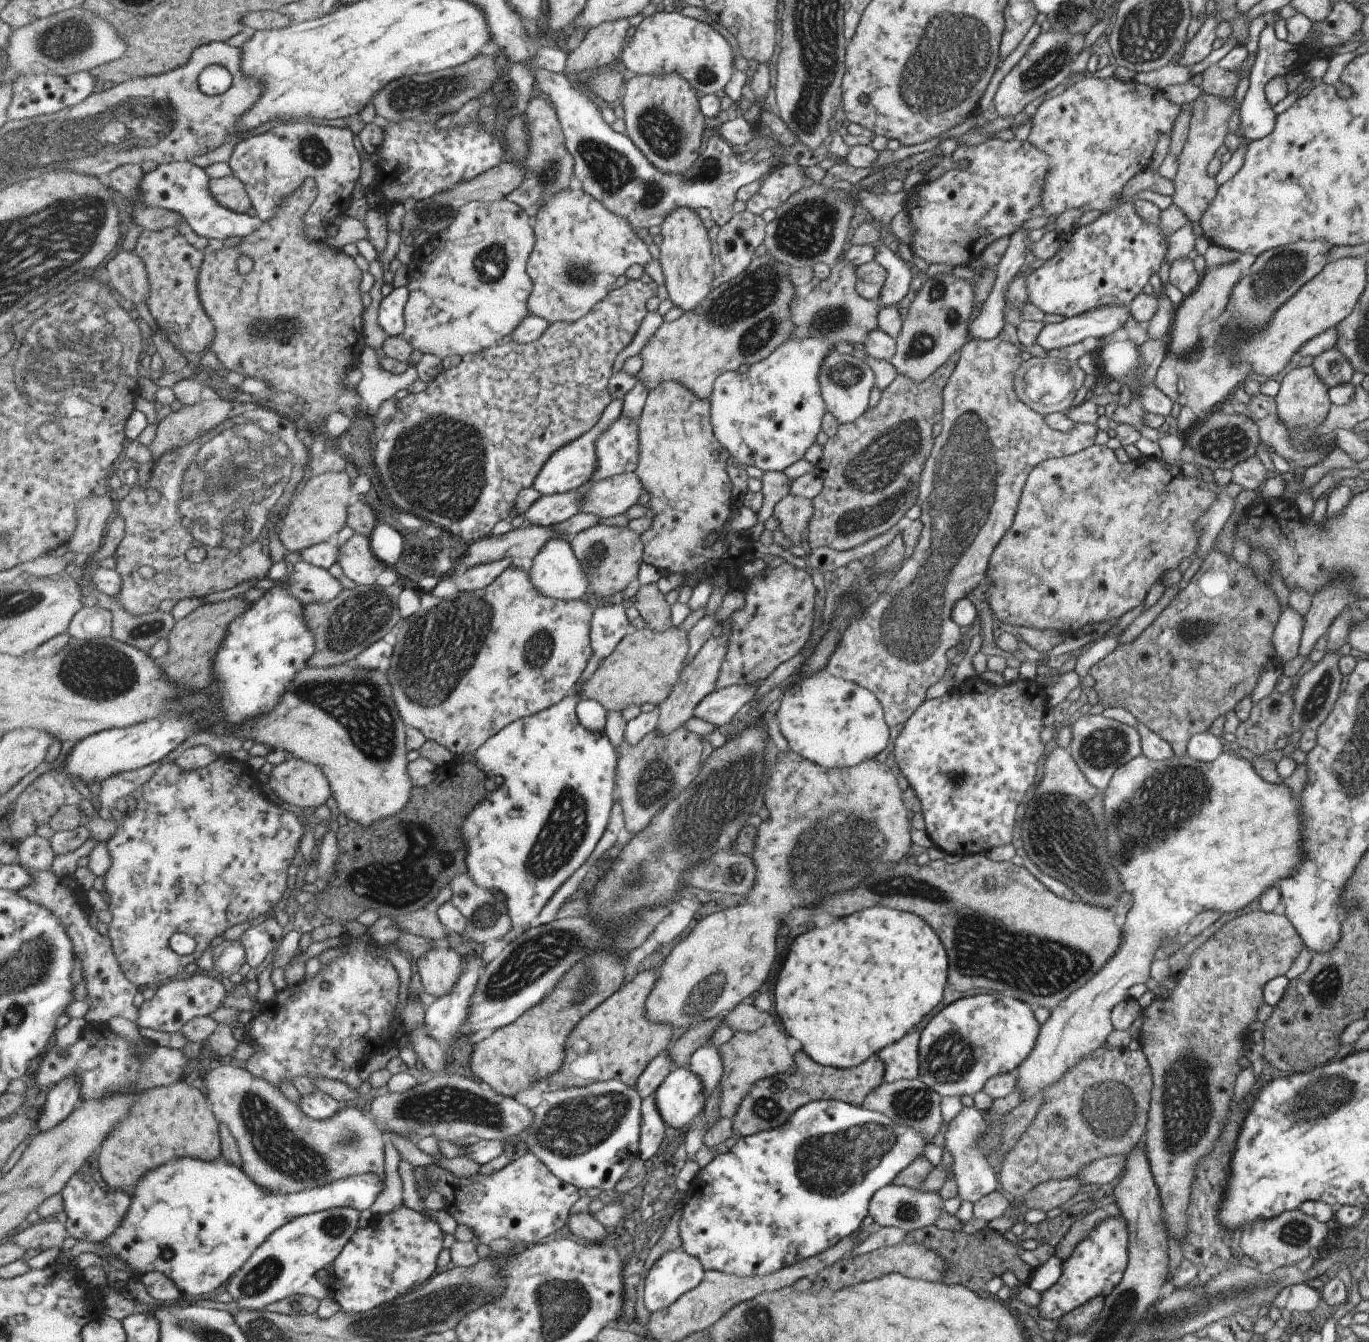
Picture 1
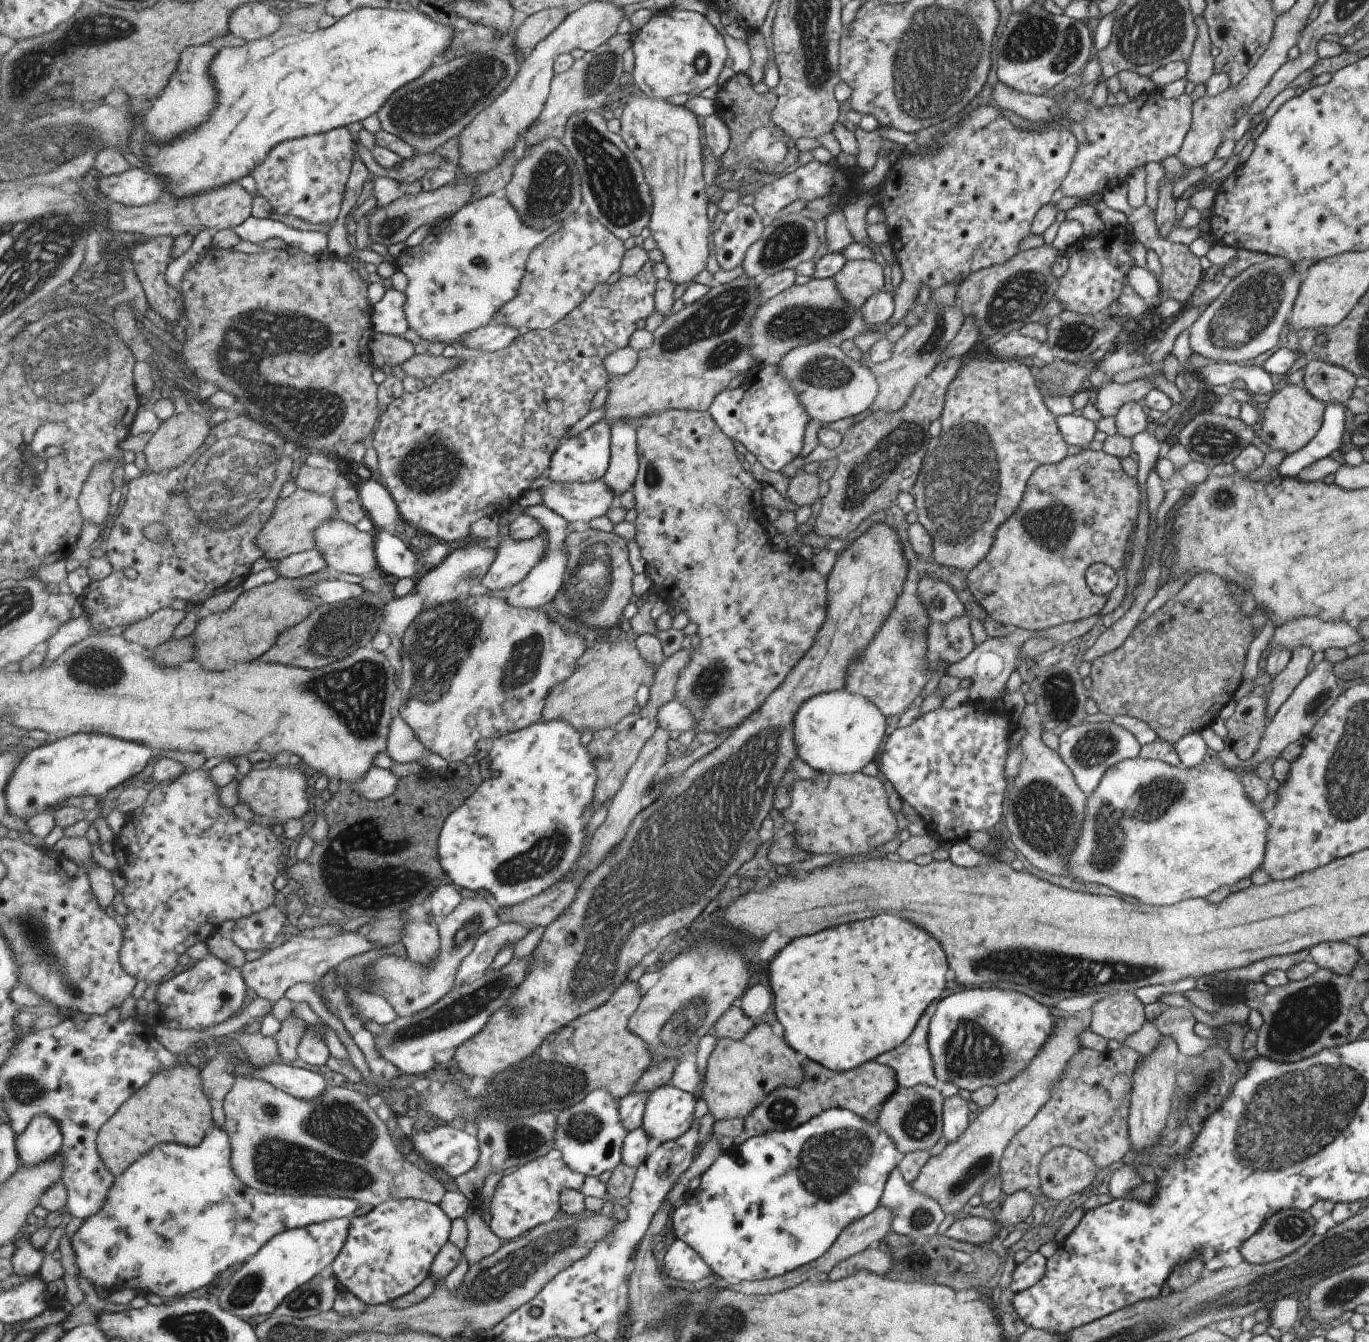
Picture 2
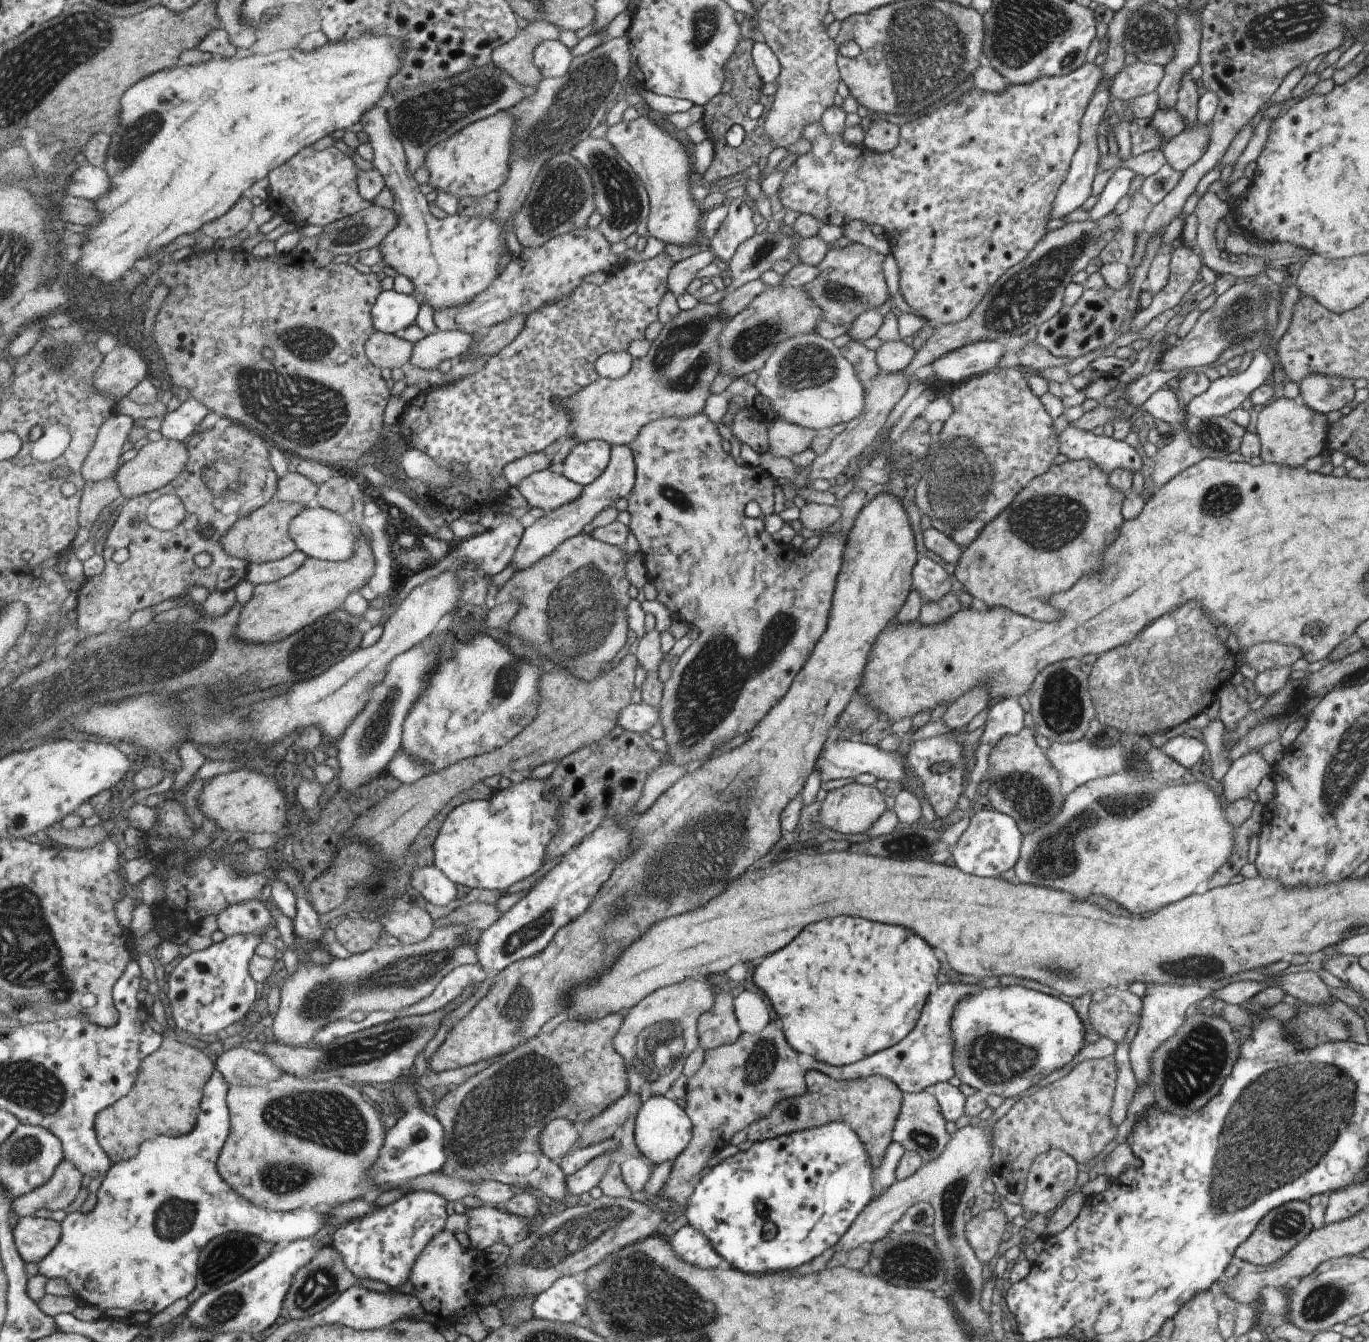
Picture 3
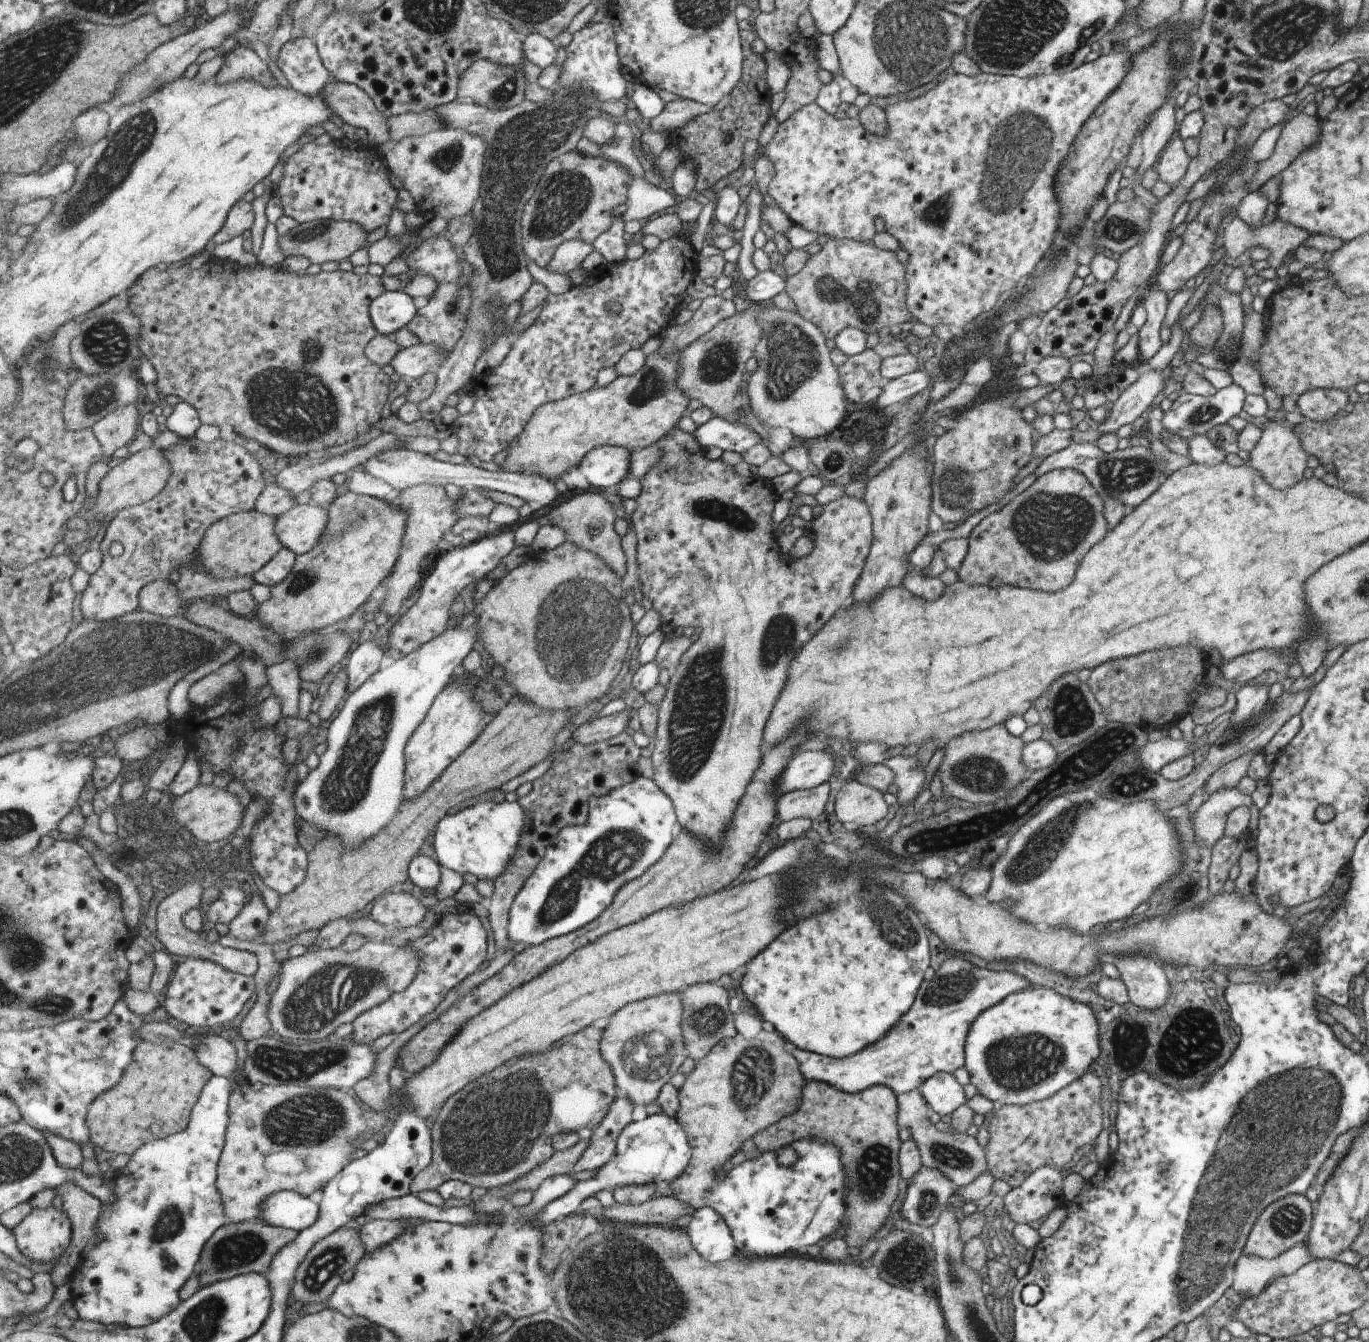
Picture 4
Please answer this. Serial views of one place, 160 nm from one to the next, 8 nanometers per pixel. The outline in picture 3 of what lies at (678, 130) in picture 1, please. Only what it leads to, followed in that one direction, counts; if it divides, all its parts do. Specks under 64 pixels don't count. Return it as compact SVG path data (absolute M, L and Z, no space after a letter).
M643 110L640 111L640 116L634 121L621 121L616 125L608 127L607 137L614 145L615 150L629 161L629 164L633 167L633 170L641 177L641 180L645 183L646 189L650 196L650 213L647 224L648 236L655 237L662 240L665 243L672 244L691 244L691 242L697 242L699 244L699 238L697 232L699 232L699 216L703 219L702 214L699 214L699 206L693 202L694 198L691 198L691 166L689 166L689 154L685 152L683 144L675 138L673 134L665 132L658 122L651 122L648 116L643 114Z

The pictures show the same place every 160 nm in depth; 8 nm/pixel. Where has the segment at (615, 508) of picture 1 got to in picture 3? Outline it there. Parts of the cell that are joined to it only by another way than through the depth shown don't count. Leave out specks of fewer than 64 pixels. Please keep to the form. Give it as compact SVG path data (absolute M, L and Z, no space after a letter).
M547 468L525 477L515 488L531 507L548 512L579 499L585 486L569 480L558 469Z

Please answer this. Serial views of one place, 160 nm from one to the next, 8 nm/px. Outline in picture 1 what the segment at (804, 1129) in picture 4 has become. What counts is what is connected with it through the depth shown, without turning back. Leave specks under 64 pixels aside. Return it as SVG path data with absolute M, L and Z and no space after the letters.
M801 1049L792 1057L796 1066L795 1072L778 1073L760 1080L749 1090L740 1108L731 1118L733 1134L744 1137L777 1128L785 1123L799 1107L819 1099L843 1101L859 1107L863 1099L884 1080L884 1066L877 1054L871 1055L865 1062L849 1069L836 1069L819 1064L811 1060Z

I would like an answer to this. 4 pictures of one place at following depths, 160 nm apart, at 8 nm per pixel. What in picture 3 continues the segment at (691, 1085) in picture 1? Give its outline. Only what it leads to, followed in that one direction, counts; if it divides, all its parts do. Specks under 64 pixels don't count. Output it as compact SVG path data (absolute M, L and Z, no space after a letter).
M663 1095L649 1099L635 1117L634 1142L641 1156L649 1159L655 1166L679 1159L691 1144L694 1124L689 1113L677 1102Z

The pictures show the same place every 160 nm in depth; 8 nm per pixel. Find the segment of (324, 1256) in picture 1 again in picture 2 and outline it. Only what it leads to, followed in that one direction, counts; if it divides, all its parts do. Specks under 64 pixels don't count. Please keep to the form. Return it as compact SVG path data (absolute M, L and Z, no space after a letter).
M352 1217L333 1219L275 1235L230 1276L229 1282L219 1290L217 1304L237 1318L250 1323L268 1318L291 1292L317 1276L322 1277L322 1273L331 1268L348 1239L351 1223Z

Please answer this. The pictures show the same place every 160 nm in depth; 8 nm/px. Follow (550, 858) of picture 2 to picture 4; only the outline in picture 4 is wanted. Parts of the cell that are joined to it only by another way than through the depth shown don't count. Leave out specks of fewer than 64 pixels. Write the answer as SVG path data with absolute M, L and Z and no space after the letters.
M507 800L481 802L452 816L445 816L436 827L434 849L437 862L461 876L470 874L479 880L493 880L496 883L517 854L527 818L521 804Z

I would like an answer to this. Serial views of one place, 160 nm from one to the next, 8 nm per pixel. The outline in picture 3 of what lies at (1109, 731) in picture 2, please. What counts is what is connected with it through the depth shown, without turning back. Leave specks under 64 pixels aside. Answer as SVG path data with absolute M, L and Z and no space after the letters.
M1089 741L1054 742L1044 749L1045 758L1061 777L1069 778L1079 787L1091 779L1108 777L1122 771L1124 763L1120 744L1097 748Z

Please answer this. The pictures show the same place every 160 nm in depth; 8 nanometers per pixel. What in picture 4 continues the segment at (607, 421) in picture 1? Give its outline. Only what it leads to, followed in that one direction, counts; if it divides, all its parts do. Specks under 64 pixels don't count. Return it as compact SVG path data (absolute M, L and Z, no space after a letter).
M614 445L601 446L591 450L577 470L594 488L611 488L629 475L631 454L627 448Z

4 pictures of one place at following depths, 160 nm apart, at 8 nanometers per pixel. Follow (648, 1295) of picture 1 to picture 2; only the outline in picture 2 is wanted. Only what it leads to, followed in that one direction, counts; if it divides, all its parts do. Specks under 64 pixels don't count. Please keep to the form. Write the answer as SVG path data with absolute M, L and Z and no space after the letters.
M679 1238L668 1247L662 1268L680 1283L699 1282L711 1273L709 1263L686 1240Z

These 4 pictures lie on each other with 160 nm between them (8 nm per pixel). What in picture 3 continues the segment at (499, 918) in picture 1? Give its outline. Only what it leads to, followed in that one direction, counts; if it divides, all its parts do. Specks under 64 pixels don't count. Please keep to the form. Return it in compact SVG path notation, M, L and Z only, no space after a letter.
M464 927L435 929L425 940L418 943L401 946L381 943L369 951L351 954L347 958L336 958L327 964L316 963L306 957L304 961L298 962L298 969L294 973L283 976L280 1006L273 1016L272 1034L281 1043L296 1047L313 1046L314 1038L321 1029L333 1022L348 1020L357 1010L367 1015L377 1010L391 1012L413 1006L421 998L429 996L453 968L463 964L478 965L479 957L476 956L475 950L462 942L462 936L466 935L468 930Z

